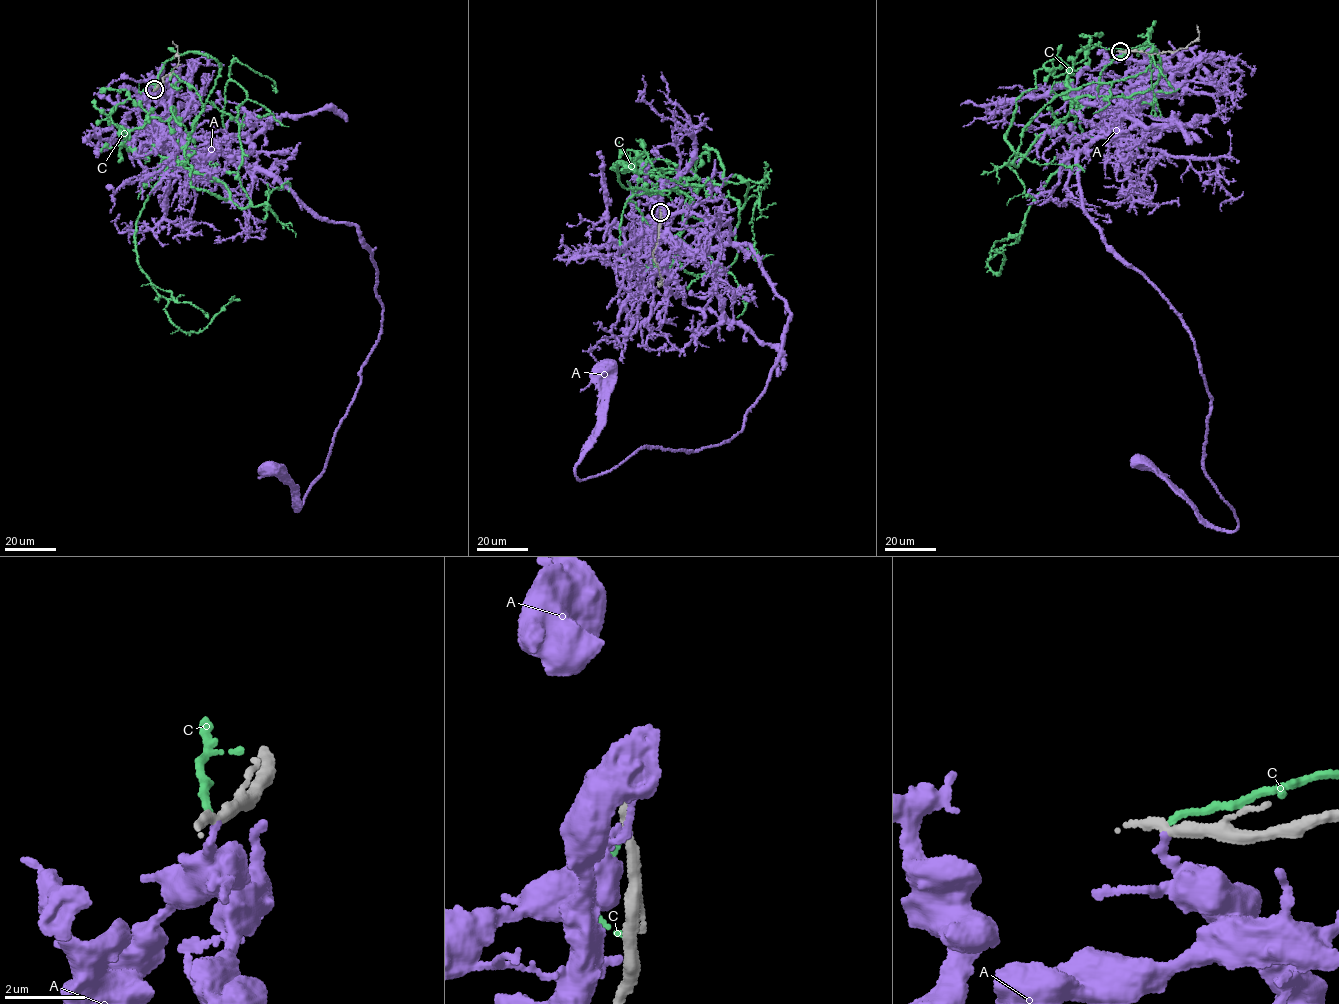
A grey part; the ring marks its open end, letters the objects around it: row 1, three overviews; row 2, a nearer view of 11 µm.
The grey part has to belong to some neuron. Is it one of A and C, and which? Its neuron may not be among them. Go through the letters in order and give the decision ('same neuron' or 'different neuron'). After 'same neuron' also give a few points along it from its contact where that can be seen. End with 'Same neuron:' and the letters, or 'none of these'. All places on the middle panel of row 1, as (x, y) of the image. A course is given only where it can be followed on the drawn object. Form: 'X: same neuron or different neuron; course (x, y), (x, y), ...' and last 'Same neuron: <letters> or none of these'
A: different neuron
C: same neuron; course (660, 212), (660, 235), (707, 252), (703, 274), (681, 265), (674, 189), (746, 181), (716, 270), (747, 299)
Same neuron: C

